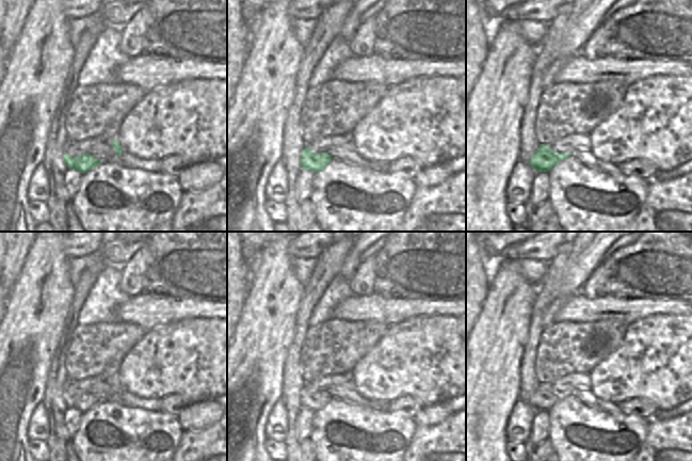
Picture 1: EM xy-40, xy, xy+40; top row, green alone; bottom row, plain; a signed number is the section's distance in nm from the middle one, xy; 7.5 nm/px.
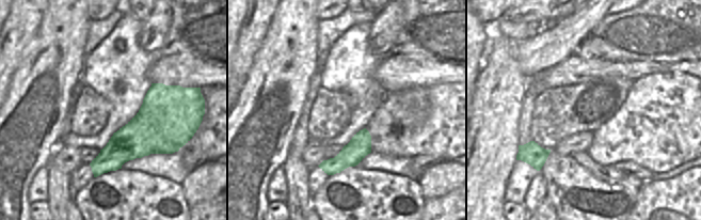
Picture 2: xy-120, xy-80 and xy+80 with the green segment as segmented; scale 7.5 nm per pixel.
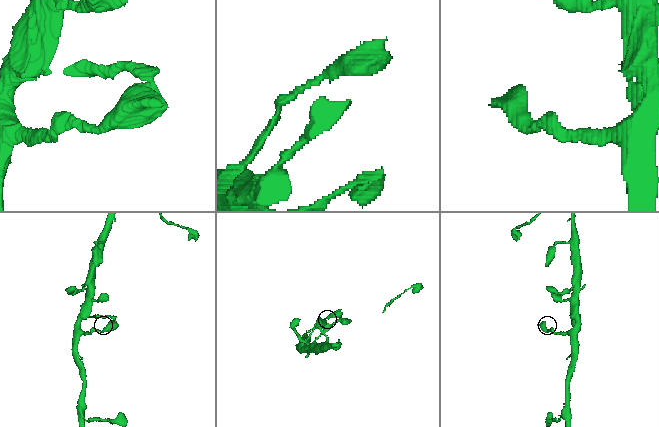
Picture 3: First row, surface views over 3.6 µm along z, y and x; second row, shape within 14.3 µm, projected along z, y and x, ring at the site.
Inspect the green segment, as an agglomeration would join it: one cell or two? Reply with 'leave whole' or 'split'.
leave whole

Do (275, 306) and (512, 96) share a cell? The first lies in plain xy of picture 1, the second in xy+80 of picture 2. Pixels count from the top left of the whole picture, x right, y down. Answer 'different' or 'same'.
same

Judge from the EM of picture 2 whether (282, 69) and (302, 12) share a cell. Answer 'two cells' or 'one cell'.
one cell

